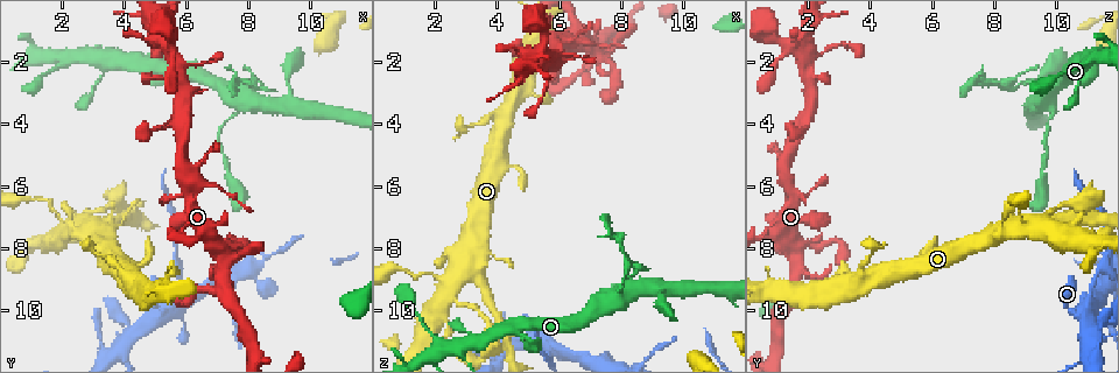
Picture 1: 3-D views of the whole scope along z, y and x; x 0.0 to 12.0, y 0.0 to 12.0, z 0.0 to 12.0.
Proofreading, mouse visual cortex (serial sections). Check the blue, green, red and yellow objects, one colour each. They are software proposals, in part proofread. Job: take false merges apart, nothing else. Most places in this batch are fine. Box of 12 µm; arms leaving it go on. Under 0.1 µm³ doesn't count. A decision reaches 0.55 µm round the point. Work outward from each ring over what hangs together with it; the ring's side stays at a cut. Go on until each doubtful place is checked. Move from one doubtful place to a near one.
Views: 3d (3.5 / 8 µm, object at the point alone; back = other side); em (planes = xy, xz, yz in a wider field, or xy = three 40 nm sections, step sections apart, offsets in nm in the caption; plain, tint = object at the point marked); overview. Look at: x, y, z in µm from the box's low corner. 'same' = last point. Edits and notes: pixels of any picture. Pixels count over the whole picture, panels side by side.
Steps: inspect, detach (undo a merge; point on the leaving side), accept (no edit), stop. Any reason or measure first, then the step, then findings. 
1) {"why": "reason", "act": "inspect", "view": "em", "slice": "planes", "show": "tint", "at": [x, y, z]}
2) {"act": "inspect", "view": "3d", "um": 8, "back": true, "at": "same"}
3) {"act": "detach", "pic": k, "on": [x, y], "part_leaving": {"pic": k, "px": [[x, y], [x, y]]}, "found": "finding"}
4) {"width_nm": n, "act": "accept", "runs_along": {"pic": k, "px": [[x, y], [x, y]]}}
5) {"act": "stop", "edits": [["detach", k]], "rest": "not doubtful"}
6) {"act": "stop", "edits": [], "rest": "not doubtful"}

{"act": "inspect", "view": "3d", "um": 3.5, "at": [7.6, 2.9, 9.8]}

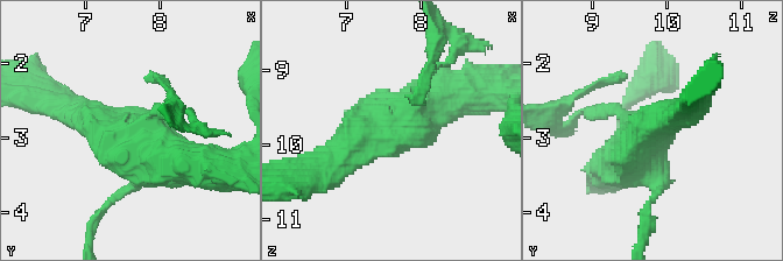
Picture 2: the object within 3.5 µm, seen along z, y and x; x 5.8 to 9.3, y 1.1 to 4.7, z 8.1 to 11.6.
{"why": "need the tissue", "act": "inspect", "view": "em", "slice": "xy", "step": 2, "show": "tint", "at": [7.55, 2.90, 9.75]}

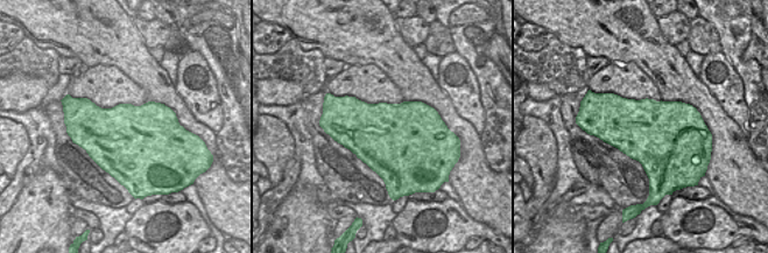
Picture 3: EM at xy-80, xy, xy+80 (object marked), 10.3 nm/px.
{"act": "accept", "runs_along": {"pic": 2, "px": [[348, 149], [442, 96], [478, 90]]}, "found": "all the same cell"}

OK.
{"why": "abrupt turn", "act": "inspect", "view": "3d", "um": 3.5, "at": [8.3, 2.6, 8.9]}

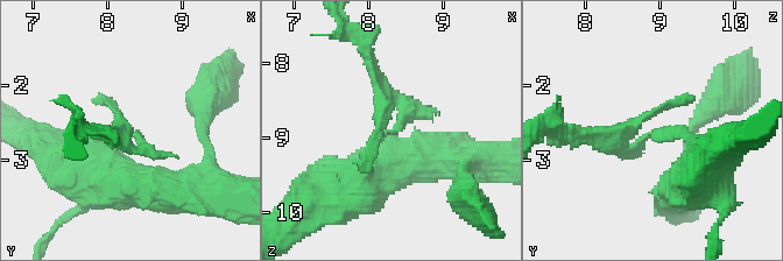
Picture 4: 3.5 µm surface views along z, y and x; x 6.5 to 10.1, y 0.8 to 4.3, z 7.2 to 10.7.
{"why": "now the EM", "act": "inspect", "view": "em", "slice": "xy", "step": 1, "show": "tint", "at": [8.35, 2.65, 8.85]}

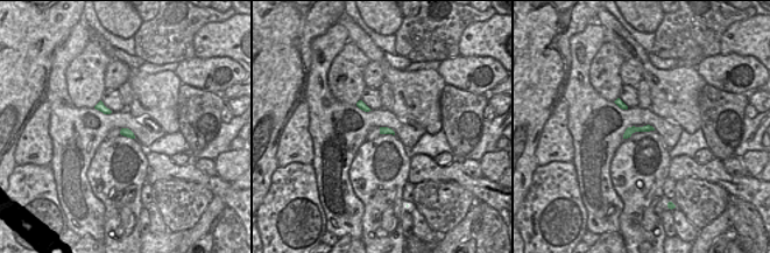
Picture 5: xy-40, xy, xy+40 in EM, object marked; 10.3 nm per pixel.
{"act": "accept", "runs_along": {"pic": 5, "px": [[649, 127], [634, 128], [626, 135]]}, "found": "continuous, no second cell"}

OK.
{"why": "four arms meet", "act": "inspect", "view": "em", "slice": "xy", "step": 2, "show": "tint", "at": [5.7, 9.8, 11.1]}

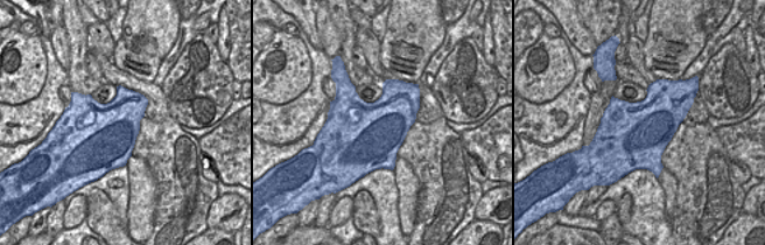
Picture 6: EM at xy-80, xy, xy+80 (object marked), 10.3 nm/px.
{"act": "inspect", "view": "3d", "um": 3.5, "at": "same"}

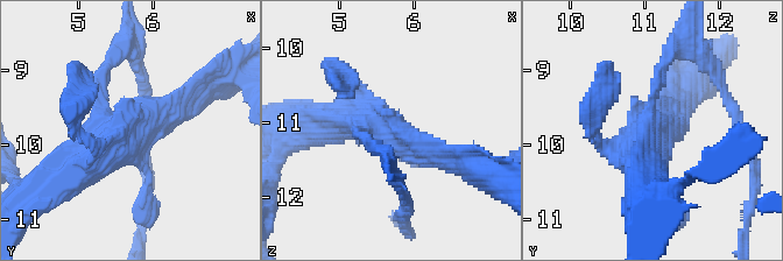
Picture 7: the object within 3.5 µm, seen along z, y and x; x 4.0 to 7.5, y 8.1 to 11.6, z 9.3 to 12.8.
{"act": "detach", "pic": 7, "on": [110, 60], "part_leaving": {"pic": 7, "px": [[104, 110], [100, 73], [126, 32]]}, "found": "two cells meet here"}

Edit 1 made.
{"act": "stop", "edits": [["detach", 7]], "rest": "not doubtful"}

